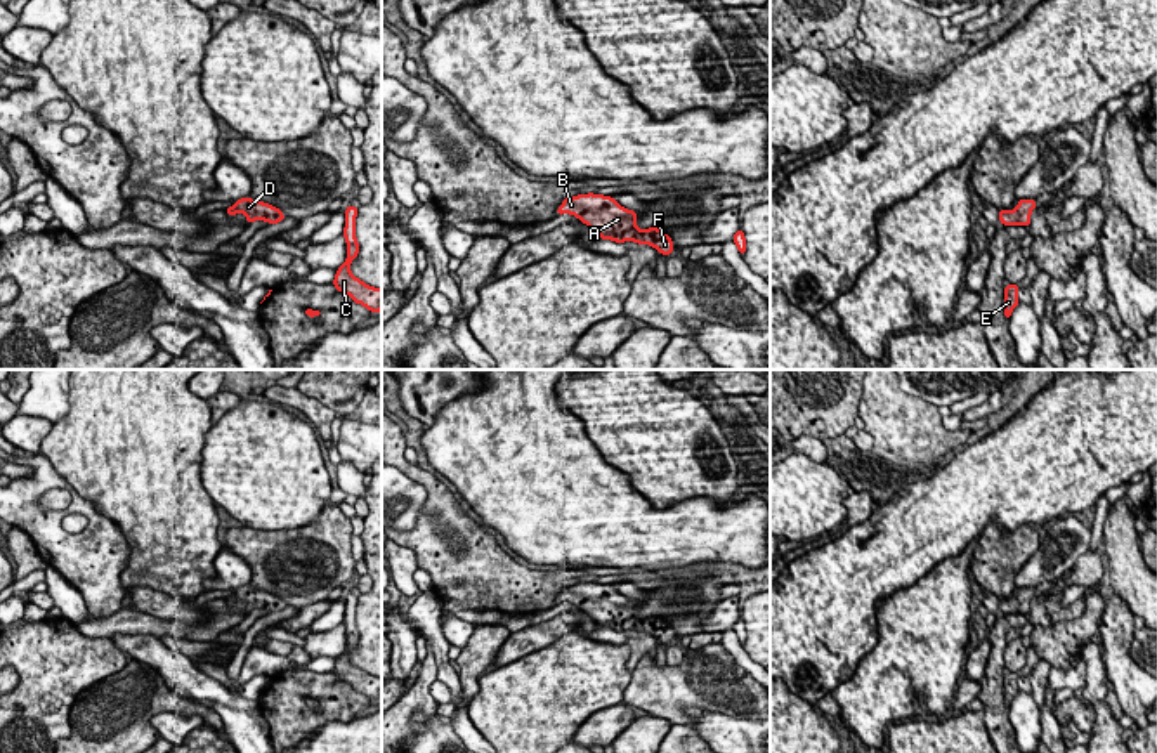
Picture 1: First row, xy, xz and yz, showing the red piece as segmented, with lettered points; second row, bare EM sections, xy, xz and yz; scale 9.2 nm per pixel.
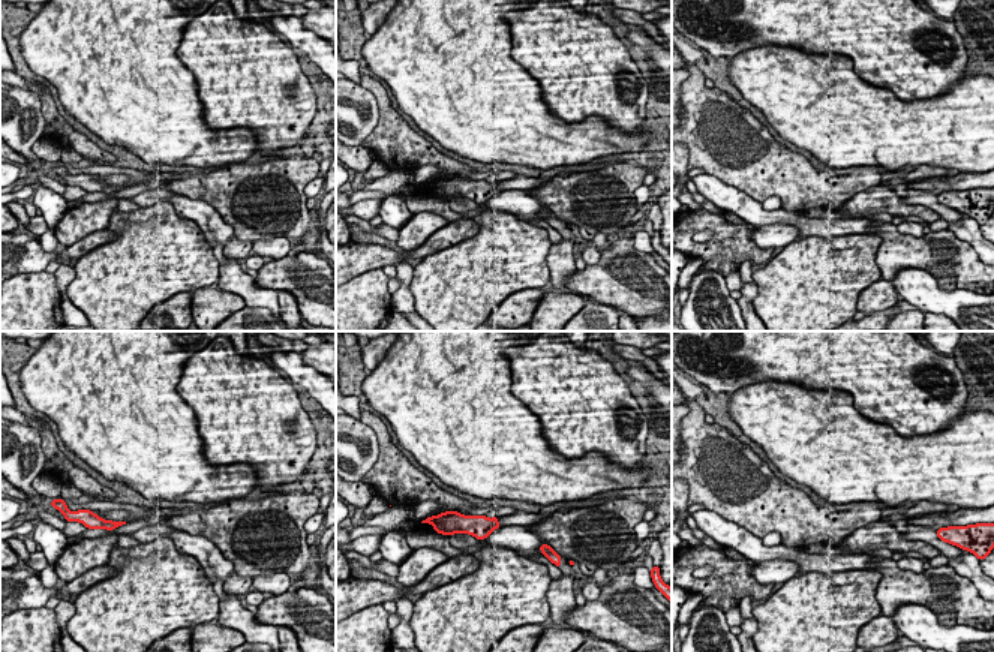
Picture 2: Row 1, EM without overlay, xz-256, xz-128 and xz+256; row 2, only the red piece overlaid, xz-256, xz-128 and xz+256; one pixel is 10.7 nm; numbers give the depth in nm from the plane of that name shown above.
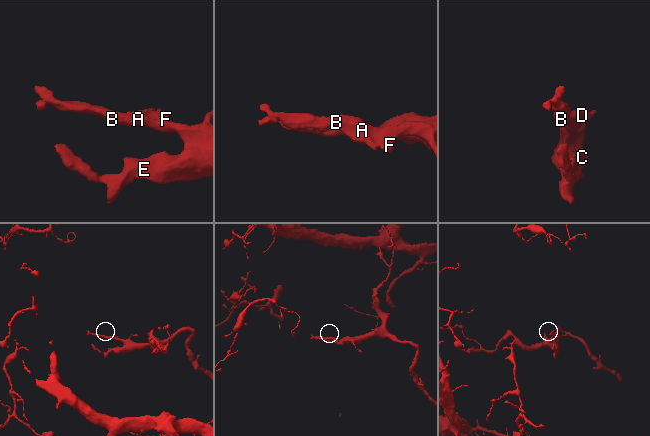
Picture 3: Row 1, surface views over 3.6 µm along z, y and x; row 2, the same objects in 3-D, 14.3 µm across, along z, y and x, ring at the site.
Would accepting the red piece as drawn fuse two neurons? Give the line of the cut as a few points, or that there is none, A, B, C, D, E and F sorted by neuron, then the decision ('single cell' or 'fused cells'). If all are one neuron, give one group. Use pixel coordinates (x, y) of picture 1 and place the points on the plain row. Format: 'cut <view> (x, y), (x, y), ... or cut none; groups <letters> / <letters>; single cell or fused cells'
cut none; groups A B C D E F; single cell

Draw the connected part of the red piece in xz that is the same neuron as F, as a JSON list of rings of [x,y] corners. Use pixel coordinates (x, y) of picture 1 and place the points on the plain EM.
[[[578,583],[565,586],[557,604],[571,602],[586,612],[602,628],[616,632],[635,630],[654,635],[663,644],[673,642],[673,630],[659,616],[640,618],[637,600],[621,595],[614,586],[604,583]]]

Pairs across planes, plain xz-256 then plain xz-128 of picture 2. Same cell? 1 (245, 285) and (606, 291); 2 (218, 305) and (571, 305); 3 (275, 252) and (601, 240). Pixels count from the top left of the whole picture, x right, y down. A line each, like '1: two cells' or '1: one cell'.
1: two cells
2: one cell
3: one cell

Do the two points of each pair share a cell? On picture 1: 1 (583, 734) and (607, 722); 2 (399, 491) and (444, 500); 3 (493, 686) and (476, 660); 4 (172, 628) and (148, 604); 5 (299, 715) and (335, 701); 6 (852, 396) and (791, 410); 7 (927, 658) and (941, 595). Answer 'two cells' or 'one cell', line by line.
1: one cell
2: two cells
3: two cells
4: two cells
5: one cell
6: one cell
7: one cell

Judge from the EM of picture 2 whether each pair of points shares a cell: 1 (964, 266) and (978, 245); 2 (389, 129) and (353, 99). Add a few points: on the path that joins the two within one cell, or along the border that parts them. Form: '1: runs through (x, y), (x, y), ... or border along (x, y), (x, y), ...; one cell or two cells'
1: border along (948, 228), (958, 239), (964, 240), (978, 257); two cells
2: border along (365, 87), (375, 98), (378, 123), (360, 146); two cells

